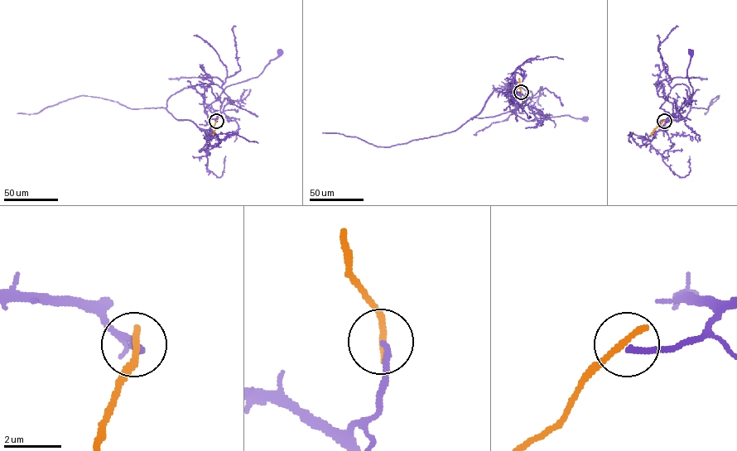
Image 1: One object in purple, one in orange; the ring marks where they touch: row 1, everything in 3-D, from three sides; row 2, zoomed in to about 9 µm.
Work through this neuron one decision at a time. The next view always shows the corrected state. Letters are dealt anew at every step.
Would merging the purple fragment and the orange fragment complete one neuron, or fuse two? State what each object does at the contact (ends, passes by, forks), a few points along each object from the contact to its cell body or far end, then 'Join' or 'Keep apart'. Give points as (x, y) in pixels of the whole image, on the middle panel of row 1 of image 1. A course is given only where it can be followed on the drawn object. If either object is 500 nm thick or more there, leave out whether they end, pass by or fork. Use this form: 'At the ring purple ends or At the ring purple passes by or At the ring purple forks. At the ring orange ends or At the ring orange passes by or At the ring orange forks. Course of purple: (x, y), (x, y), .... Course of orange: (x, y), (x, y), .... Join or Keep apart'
At the ring purple ends. At the ring orange ends. Course of purple: (521, 92), (519, 95), (513, 94), (509, 107), (513, 112), (527, 121), (566, 115), (585, 119). Course of orange: (521, 92), (518, 79). Keep apart

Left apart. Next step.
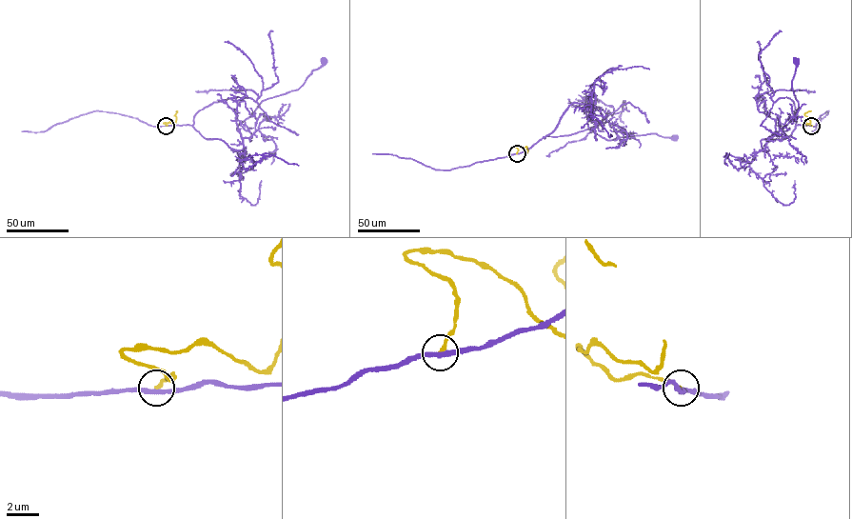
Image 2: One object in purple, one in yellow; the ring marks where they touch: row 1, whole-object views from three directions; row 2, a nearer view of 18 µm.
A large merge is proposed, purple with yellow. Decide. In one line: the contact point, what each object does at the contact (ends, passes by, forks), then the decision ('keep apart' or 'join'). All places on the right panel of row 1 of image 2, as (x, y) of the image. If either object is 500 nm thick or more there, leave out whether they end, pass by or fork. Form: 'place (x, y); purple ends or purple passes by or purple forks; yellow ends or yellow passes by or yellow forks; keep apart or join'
place (811, 126); purple passes by; yellow ends; keep apart

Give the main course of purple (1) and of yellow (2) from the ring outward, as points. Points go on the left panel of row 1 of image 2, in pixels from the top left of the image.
1: (166, 126), (188, 124), (204, 138), (219, 138), (240, 150), (240, 123), (263, 100), (297, 89), (324, 61)
2: (166, 126), (164, 123), (174, 124), (176, 110)

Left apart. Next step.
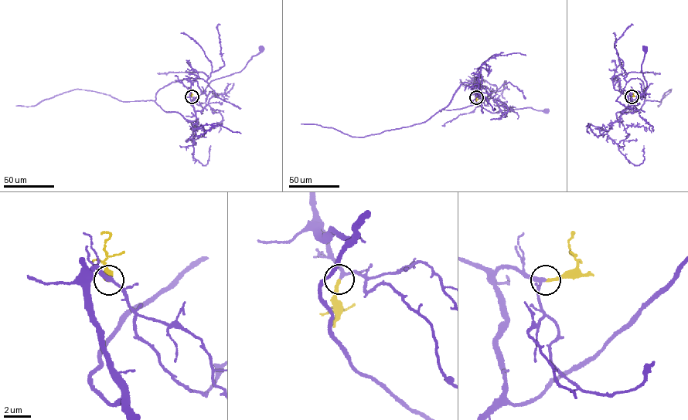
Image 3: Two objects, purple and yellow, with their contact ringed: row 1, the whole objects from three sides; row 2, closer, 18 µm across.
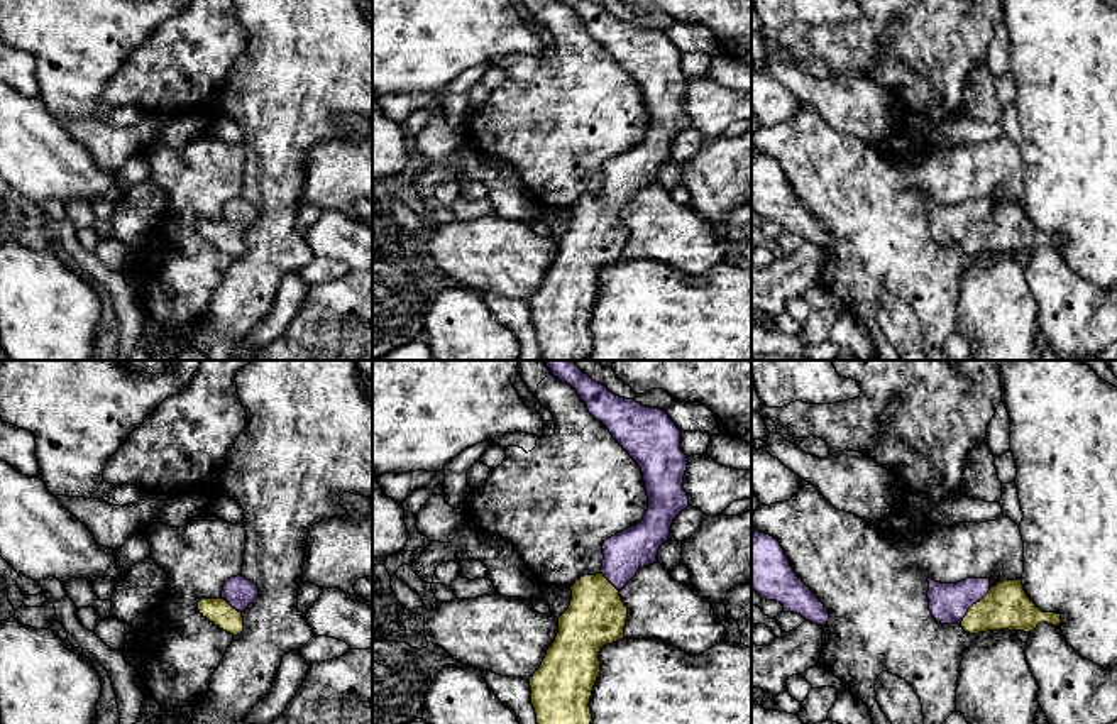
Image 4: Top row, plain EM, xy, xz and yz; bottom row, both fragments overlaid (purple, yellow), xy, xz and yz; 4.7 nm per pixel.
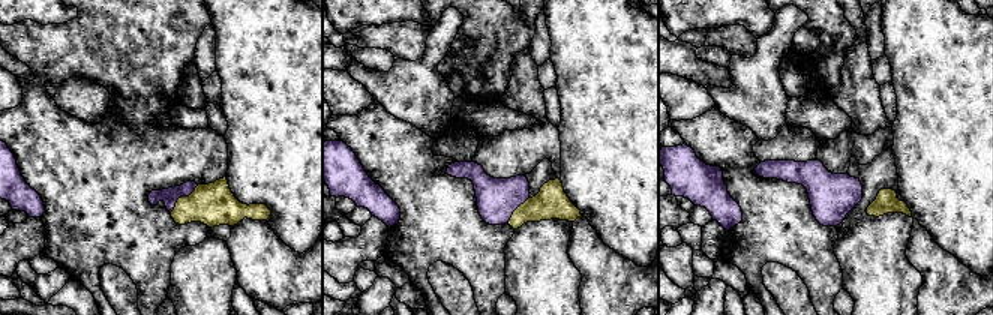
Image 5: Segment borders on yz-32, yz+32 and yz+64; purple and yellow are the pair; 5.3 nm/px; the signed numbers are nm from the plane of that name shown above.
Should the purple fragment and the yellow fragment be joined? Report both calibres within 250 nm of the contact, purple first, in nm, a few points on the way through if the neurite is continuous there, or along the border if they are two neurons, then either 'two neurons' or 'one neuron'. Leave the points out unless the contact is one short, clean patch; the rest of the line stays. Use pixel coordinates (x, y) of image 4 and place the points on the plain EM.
190 nm thick on the purple side, 220 nm on the other; runs through yz (948, 224), (972, 225), (1006, 227); one neuron

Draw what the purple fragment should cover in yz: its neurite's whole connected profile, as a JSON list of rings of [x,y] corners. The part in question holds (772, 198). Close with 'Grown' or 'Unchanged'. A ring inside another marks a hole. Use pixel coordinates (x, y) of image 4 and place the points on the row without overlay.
[[[763,154],[751,156],[751,210],[767,222],[777,222],[785,233],[824,247],[829,233],[814,213],[797,198],[780,164]]]. Unchanged

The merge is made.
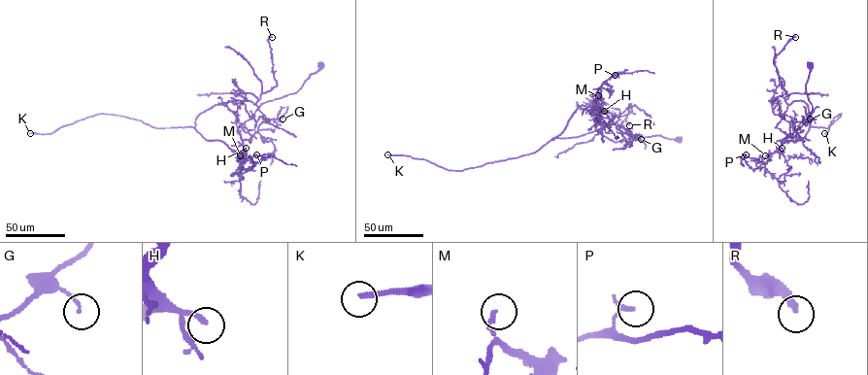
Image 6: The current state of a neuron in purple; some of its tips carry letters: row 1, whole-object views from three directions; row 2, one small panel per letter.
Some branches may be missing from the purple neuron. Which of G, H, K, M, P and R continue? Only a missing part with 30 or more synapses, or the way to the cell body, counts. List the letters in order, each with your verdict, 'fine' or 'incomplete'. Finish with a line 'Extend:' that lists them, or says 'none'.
G: fine
H: incomplete
K: incomplete
M: fine
P: fine
R: fine
Extend: H, K

